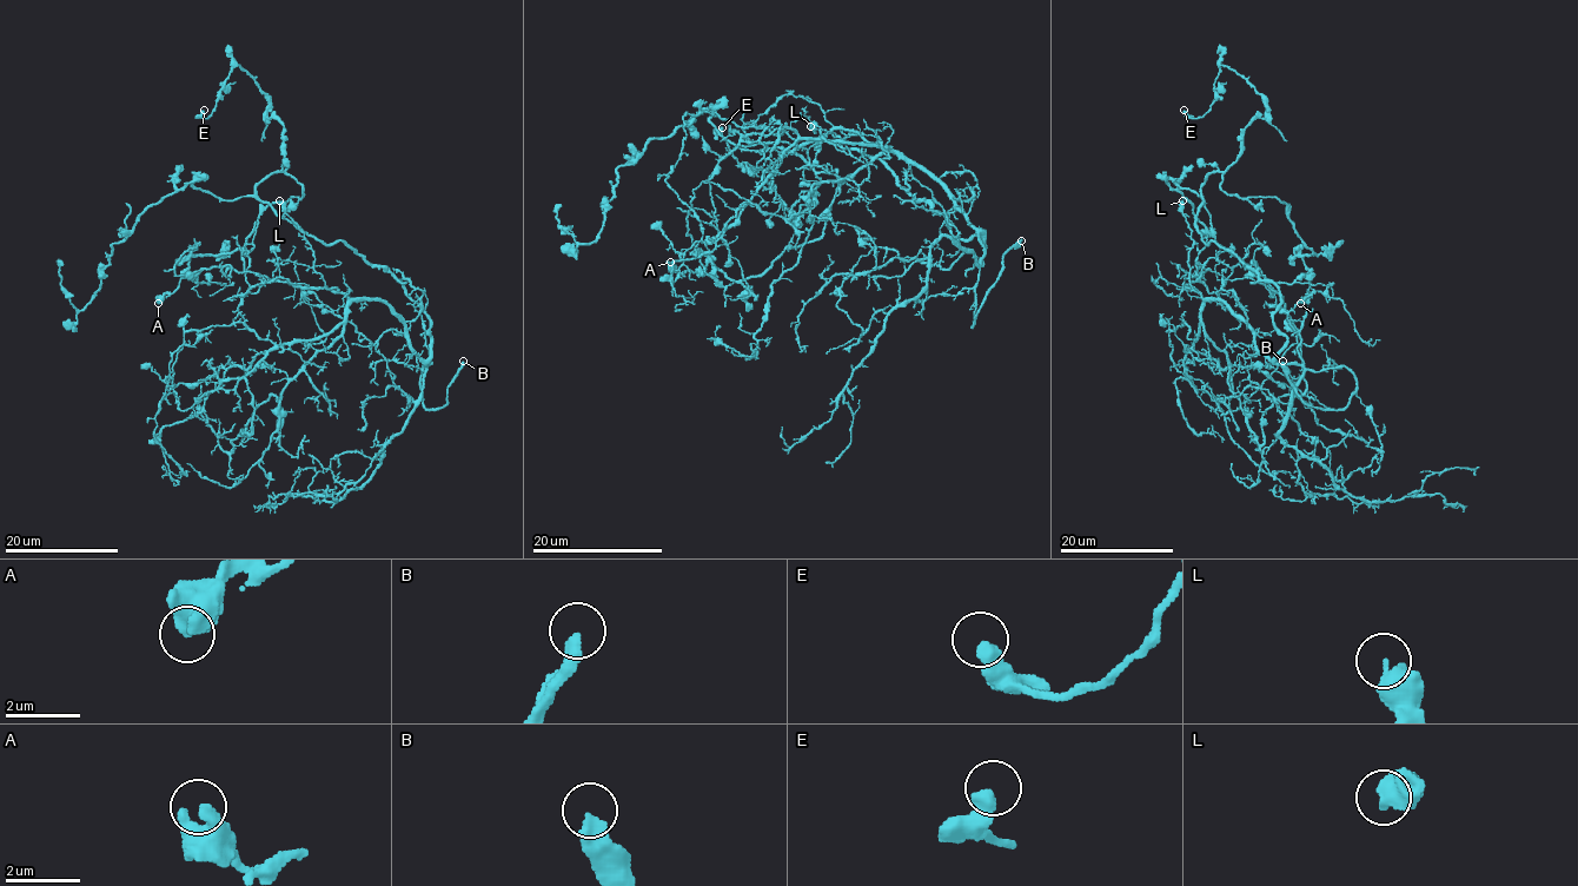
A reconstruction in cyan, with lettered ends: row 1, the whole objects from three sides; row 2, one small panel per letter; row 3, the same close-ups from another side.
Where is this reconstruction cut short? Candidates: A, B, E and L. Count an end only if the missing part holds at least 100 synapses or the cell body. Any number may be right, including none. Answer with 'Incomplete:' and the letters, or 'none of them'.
Incomplete: B

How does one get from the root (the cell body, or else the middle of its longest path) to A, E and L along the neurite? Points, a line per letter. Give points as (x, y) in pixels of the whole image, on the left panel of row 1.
A: (429, 323), (390, 272), (258, 197), (284, 172), (304, 194), (270, 204), (243, 246), (193, 255), (158, 303)
E: (429, 323), (390, 272), (258, 197), (287, 166), (284, 126), (240, 66), (204, 110)
L: (429, 323), (430, 354), (423, 359), (386, 304), (332, 292), (313, 268), (311, 244), (279, 200)

